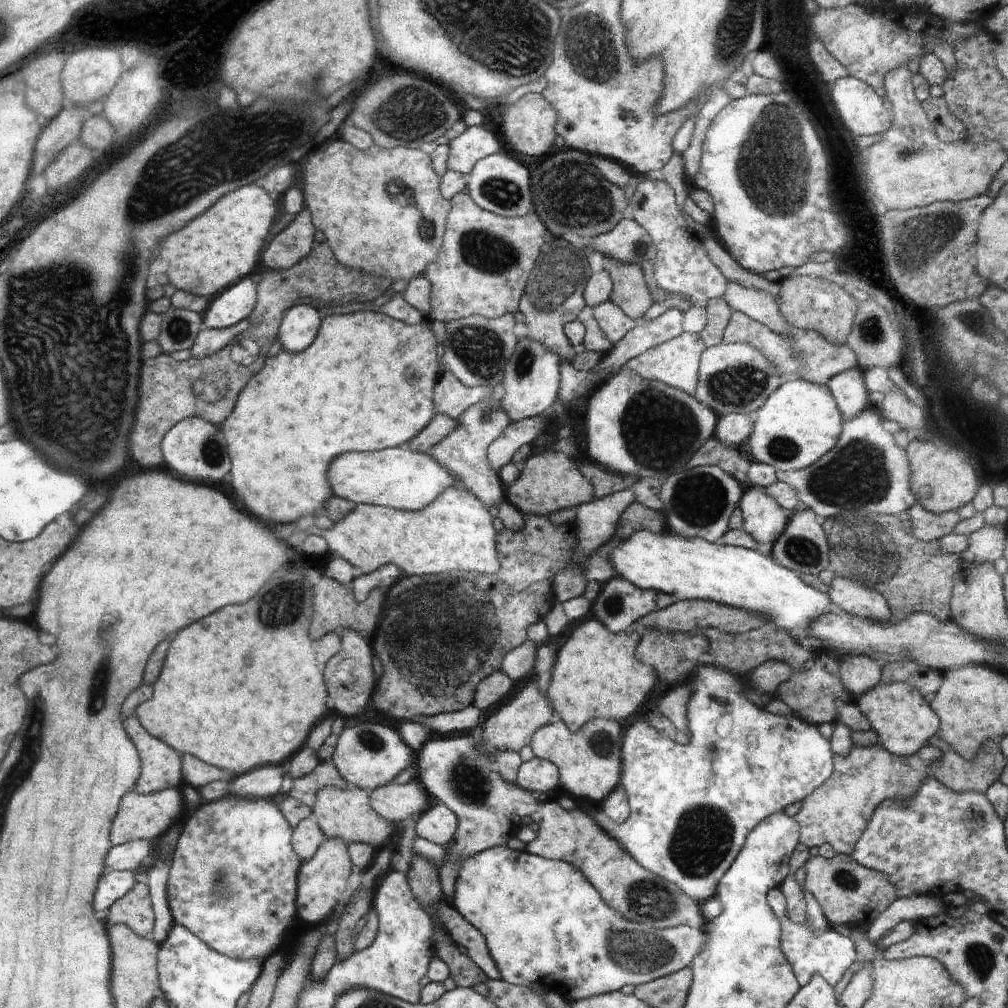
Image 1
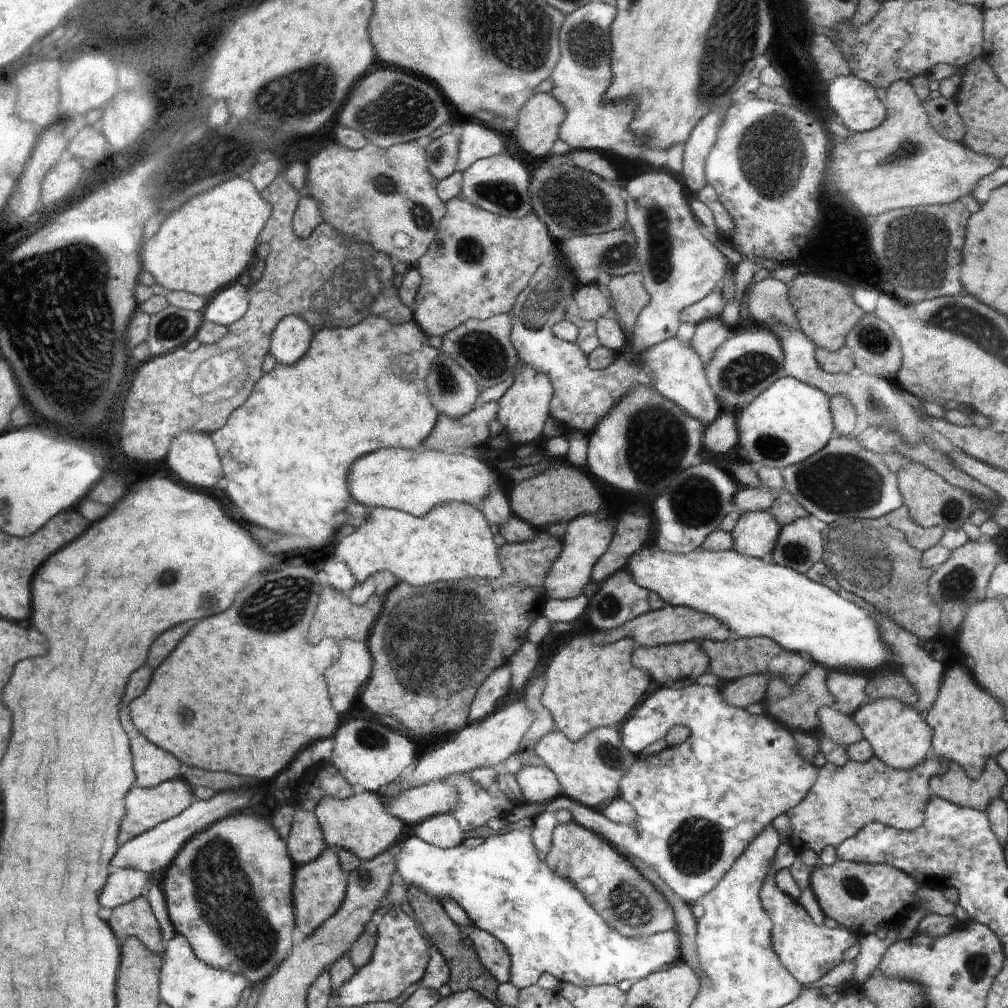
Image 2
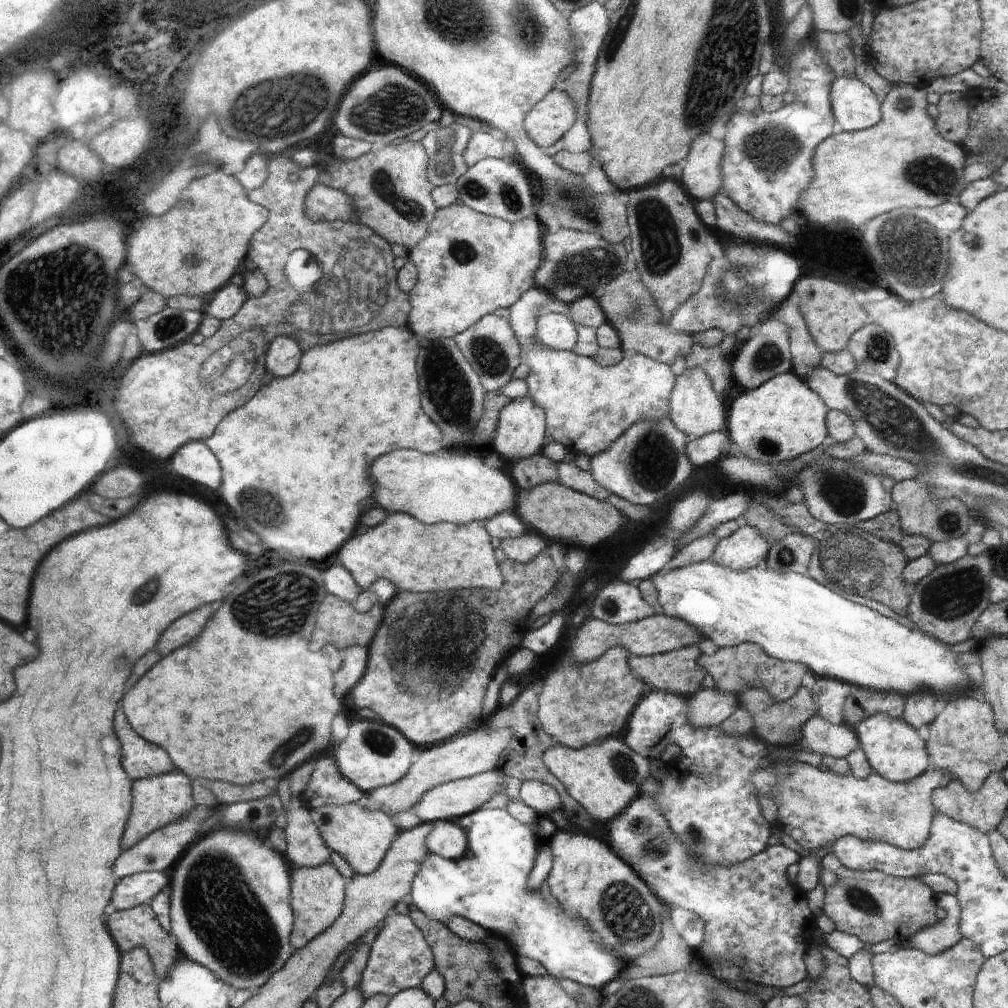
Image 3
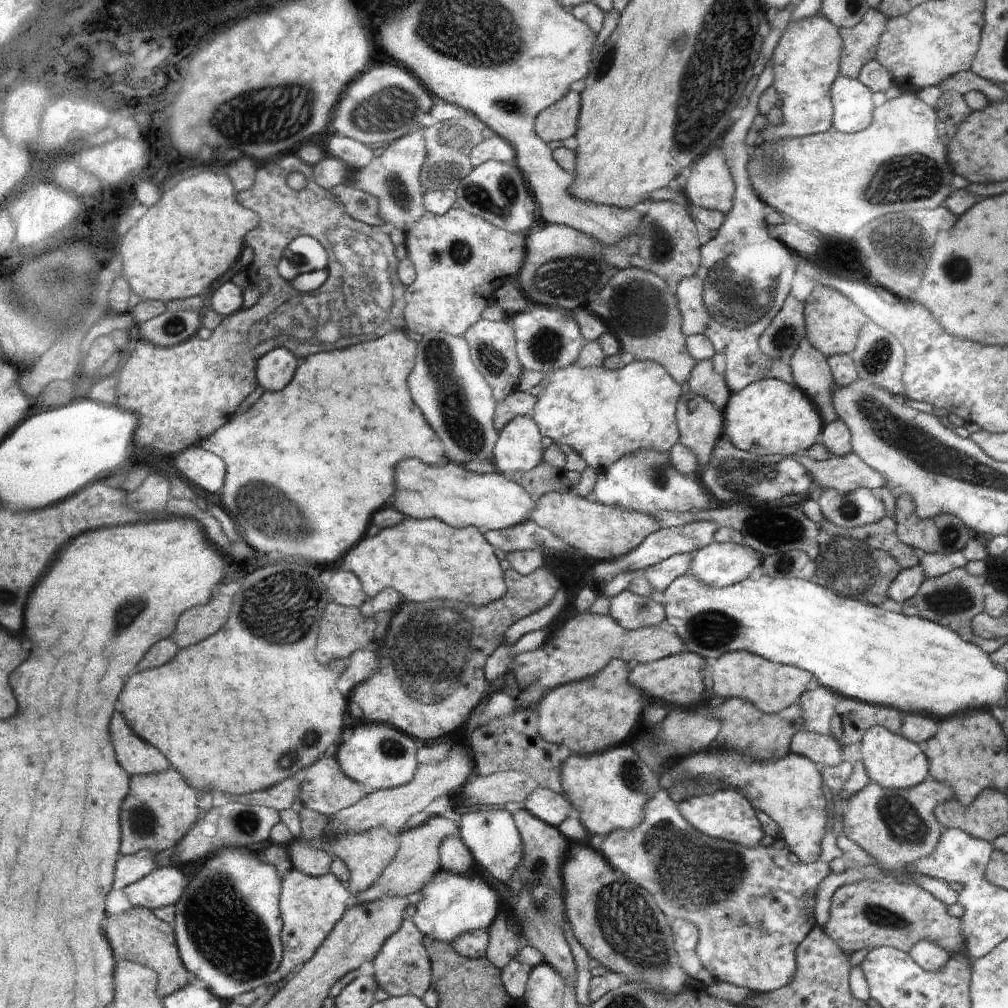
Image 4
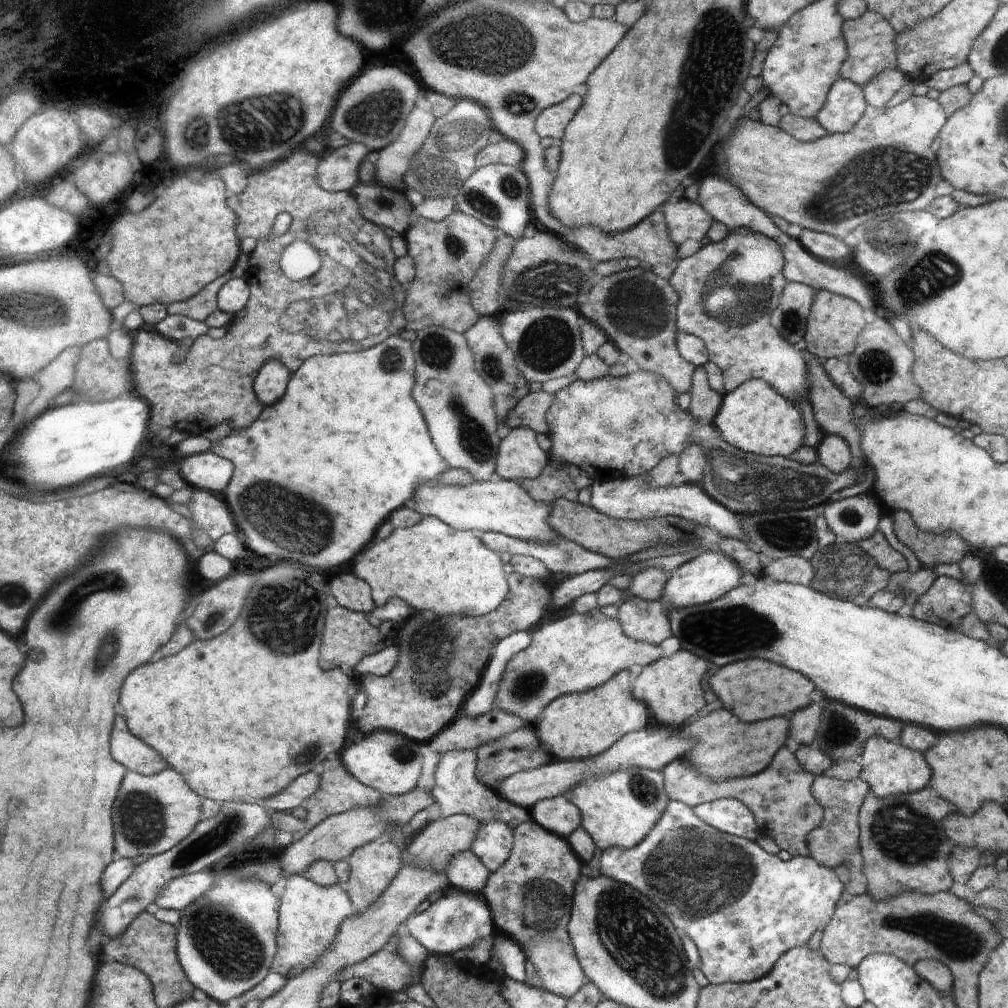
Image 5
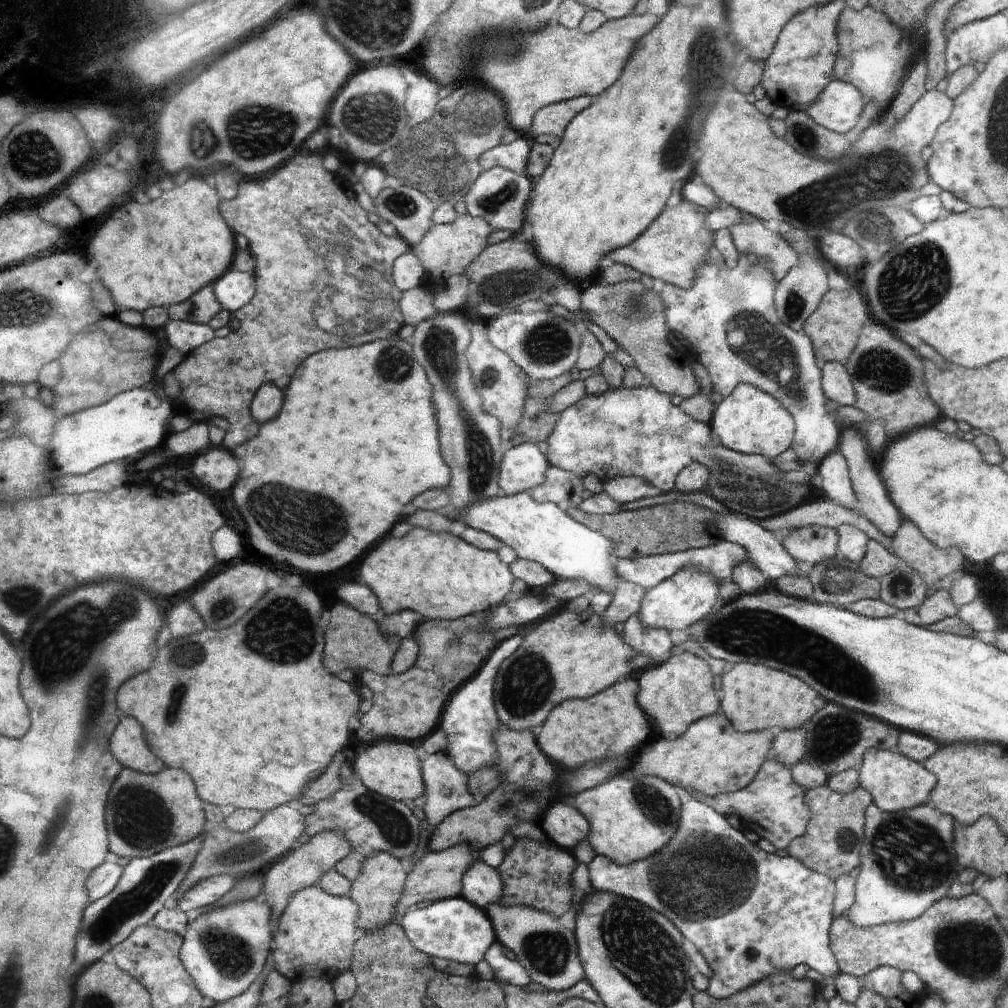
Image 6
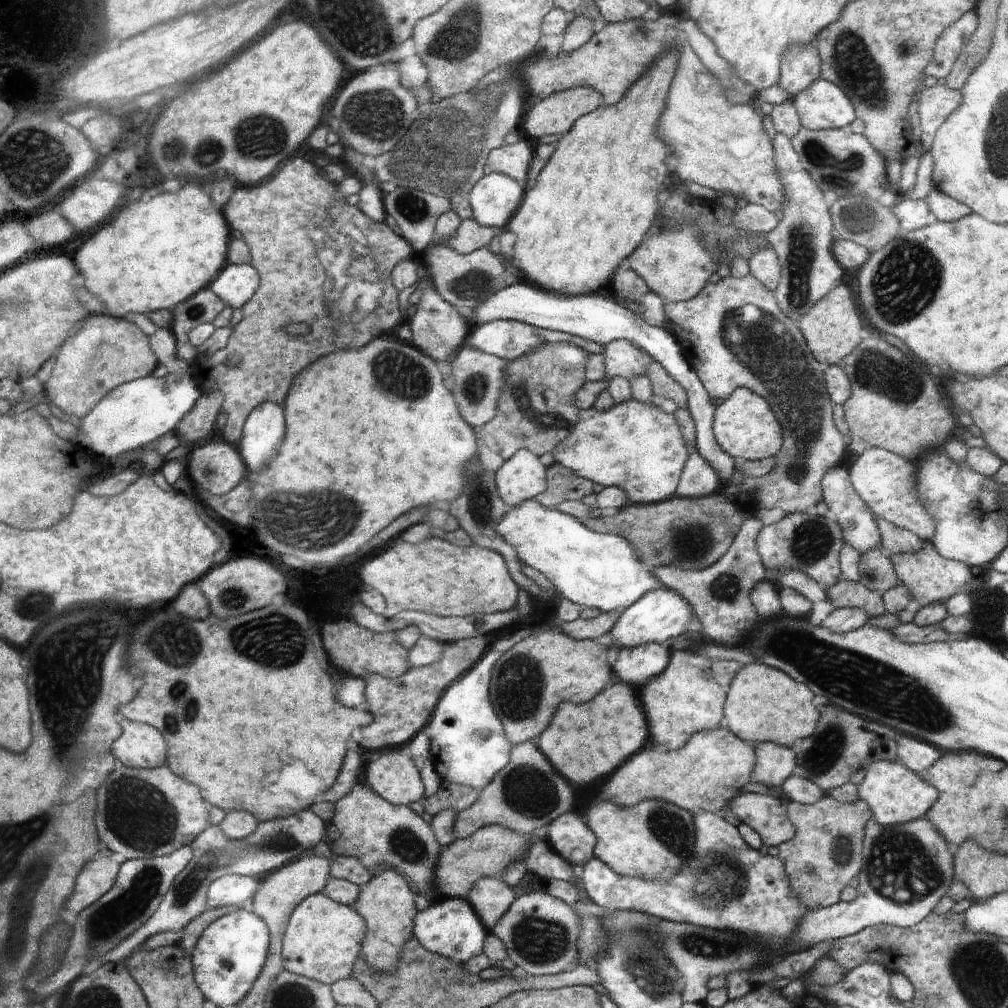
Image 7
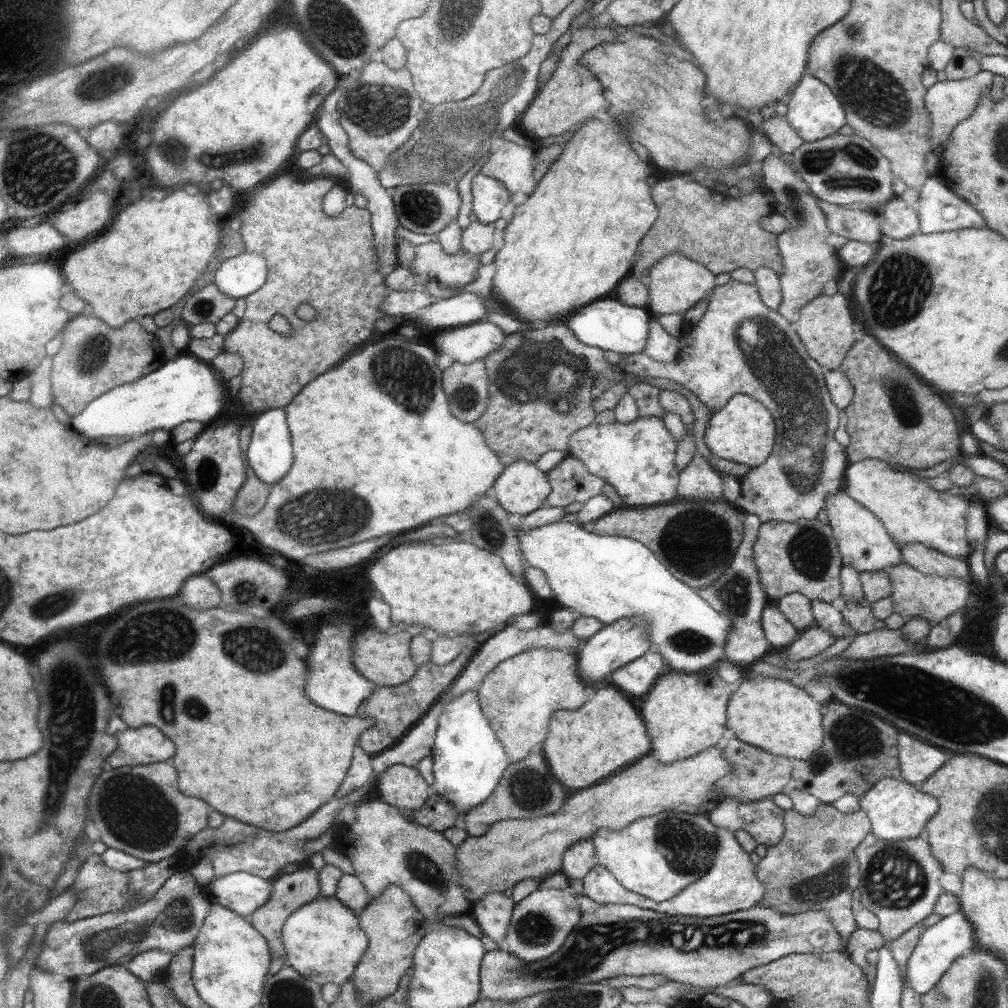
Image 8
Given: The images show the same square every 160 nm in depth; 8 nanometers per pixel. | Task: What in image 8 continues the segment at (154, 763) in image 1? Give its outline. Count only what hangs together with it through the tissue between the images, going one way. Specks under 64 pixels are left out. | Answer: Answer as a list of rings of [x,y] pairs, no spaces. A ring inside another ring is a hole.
[[[142,725],[140,728],[118,731],[120,746],[108,761],[108,771],[117,769],[120,764],[149,765],[166,762],[174,756],[174,744],[154,726]]]

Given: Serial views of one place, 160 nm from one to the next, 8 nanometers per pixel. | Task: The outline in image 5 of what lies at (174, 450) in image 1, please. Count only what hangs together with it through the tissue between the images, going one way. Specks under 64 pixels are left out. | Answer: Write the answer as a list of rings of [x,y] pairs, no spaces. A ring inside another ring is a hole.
[[[208,451],[185,456],[179,472],[191,488],[223,494],[234,474],[234,465],[231,460]]]

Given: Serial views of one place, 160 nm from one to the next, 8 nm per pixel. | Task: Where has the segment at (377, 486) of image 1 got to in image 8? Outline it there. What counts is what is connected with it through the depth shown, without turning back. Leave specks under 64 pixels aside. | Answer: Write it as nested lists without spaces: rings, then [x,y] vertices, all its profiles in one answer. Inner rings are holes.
[[[564,521],[520,529],[515,535],[523,557],[530,566],[546,573],[553,597],[563,607],[577,610],[580,616],[596,617],[604,625],[618,619],[642,617],[649,624],[651,650],[666,657],[672,671],[700,673],[700,670],[714,668],[718,660],[726,660],[724,643],[731,630],[731,620],[680,581],[642,542],[618,535],[597,535],[586,531],[578,522]]]

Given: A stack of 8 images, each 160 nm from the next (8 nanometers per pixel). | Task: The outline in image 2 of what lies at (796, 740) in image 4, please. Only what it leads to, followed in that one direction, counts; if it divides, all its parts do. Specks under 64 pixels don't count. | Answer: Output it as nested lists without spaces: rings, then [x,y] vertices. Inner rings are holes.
[[[834,706],[823,707],[820,710],[821,722],[816,735],[822,738],[831,738],[841,745],[848,746],[863,739],[859,724],[853,715],[840,712]]]

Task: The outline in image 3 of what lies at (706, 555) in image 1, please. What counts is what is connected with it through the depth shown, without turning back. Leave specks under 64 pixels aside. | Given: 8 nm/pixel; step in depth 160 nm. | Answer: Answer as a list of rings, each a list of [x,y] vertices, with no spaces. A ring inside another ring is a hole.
[[[712,559],[707,561],[697,562],[694,564],[687,564],[679,566],[665,573],[654,573],[650,575],[648,580],[657,588],[659,593],[659,603],[662,610],[667,615],[673,617],[680,617],[684,619],[688,624],[694,625],[697,629],[700,629],[708,639],[714,640],[718,647],[722,646],[736,646],[739,643],[754,643],[759,644],[764,652],[768,652],[768,655],[776,657],[783,661],[792,661],[795,663],[802,663],[808,665],[808,670],[811,671],[816,677],[828,677],[835,678],[847,683],[853,684],[855,688],[864,687],[869,689],[876,688],[876,691],[888,692],[904,692],[904,694],[910,694],[910,692],[918,692],[918,690],[926,690],[926,692],[932,692],[932,694],[944,694],[944,692],[950,692],[950,690],[960,690],[968,684],[966,680],[966,674],[960,670],[961,666],[957,662],[957,654],[950,651],[948,645],[938,642],[936,638],[932,636],[922,634],[918,630],[912,630],[892,618],[888,618],[878,611],[869,609],[859,603],[854,603],[840,594],[833,592],[822,584],[814,582],[814,579],[806,578],[806,575],[801,575],[795,572],[779,573],[768,569],[766,566],[761,565],[758,567],[747,568],[746,570],[736,570],[726,565],[721,565]]]

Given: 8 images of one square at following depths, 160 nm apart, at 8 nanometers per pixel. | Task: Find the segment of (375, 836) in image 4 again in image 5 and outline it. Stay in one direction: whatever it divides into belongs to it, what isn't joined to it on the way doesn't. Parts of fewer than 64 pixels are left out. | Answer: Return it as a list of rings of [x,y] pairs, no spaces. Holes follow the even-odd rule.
[[[383,837],[375,841],[363,844],[355,848],[354,852],[346,858],[350,867],[349,879],[345,889],[350,894],[351,900],[358,913],[370,908],[378,900],[379,896],[387,890],[392,879],[402,870],[400,850],[394,846],[390,838]]]

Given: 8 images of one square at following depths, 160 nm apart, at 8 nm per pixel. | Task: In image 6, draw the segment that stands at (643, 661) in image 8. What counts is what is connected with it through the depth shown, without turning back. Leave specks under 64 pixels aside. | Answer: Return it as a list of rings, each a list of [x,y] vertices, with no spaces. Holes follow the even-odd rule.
[[[638,613],[630,616],[624,622],[621,636],[624,642],[630,645],[637,654],[642,653],[651,659],[650,666],[662,663],[659,658],[662,658],[672,648],[672,640],[670,640],[668,630],[650,628],[644,624]]]

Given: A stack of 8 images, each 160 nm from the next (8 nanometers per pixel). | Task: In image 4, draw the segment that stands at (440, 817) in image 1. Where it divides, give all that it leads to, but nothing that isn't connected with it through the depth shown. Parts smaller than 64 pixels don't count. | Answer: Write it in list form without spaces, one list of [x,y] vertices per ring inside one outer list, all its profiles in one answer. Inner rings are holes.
[[[459,835],[449,836],[440,843],[439,859],[442,861],[442,870],[463,875],[474,863],[471,852]]]

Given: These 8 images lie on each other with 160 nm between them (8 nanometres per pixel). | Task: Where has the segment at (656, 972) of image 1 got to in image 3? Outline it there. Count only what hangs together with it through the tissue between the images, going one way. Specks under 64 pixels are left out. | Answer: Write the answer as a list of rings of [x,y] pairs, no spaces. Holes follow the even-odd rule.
[[[482,806],[470,815],[472,824],[466,833],[468,848],[473,852],[472,858],[464,856],[462,859],[448,860],[429,852],[412,881],[408,902],[445,925],[450,917],[461,916],[483,926],[488,932],[506,936],[514,954],[539,962],[547,970],[547,974],[557,981],[570,979],[590,988],[602,989],[608,982],[618,978],[628,968],[622,954],[608,948],[580,915],[573,915],[570,909],[558,901],[550,897],[548,902],[538,890],[528,888],[528,876],[534,866],[539,843],[536,832],[510,816],[506,808]]]

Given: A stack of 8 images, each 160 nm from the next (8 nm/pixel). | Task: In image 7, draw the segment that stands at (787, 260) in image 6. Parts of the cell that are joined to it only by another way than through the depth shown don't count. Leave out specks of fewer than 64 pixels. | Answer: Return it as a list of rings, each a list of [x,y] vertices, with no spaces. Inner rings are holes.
[[[771,245],[754,250],[747,261],[749,272],[774,292],[781,277],[781,266],[777,252]]]

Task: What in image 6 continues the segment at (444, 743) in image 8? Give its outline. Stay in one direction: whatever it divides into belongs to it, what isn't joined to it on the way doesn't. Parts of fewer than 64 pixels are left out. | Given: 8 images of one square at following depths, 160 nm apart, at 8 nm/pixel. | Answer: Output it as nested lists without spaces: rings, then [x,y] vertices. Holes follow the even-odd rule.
[[[520,630],[518,635],[508,637],[508,640],[500,643],[491,658],[487,660],[484,668],[470,683],[464,683],[456,692],[441,723],[441,730],[446,733],[448,741],[446,754],[453,760],[453,763],[468,776],[485,766],[495,766],[498,763],[497,748],[493,741],[493,734],[500,729],[499,718],[494,704],[495,676],[500,664],[504,662],[514,651],[519,649],[520,644],[528,632]]]

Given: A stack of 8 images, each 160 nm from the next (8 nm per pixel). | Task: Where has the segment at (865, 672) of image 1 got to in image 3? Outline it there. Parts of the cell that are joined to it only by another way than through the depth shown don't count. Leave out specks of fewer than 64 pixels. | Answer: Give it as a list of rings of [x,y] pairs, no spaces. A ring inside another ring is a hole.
[[[816,677],[811,692],[819,704],[818,715],[832,724],[844,722],[844,706],[854,690],[854,685],[846,681]]]

